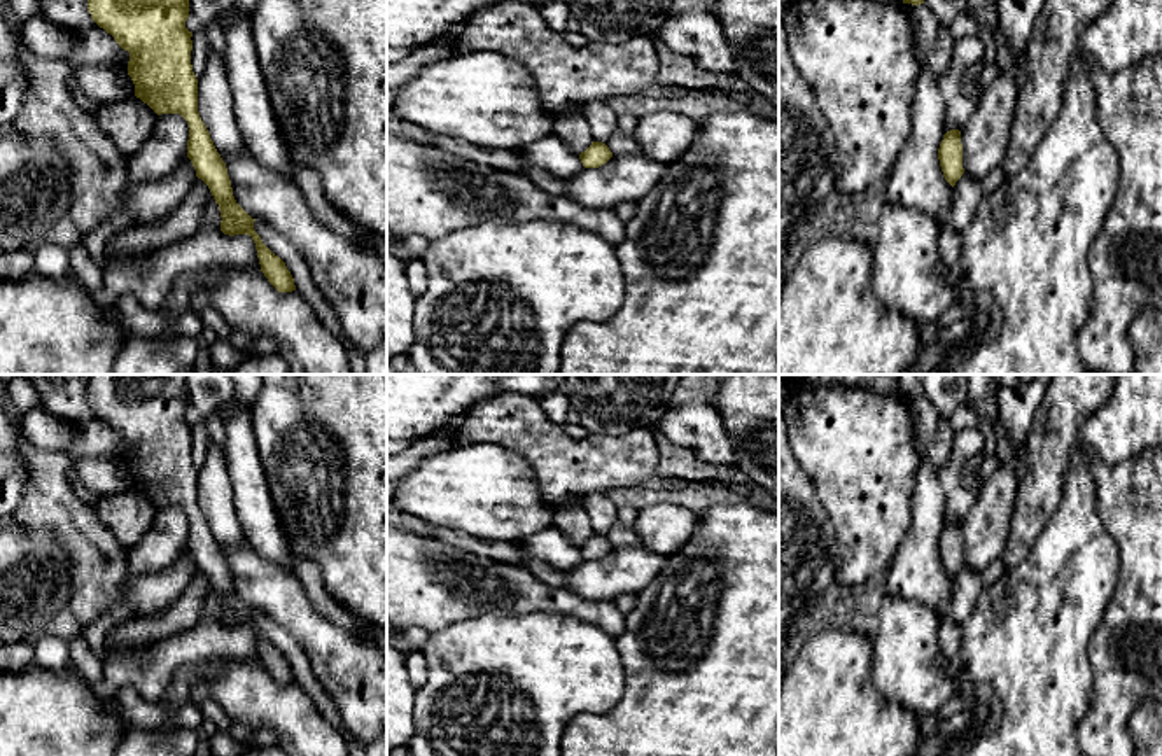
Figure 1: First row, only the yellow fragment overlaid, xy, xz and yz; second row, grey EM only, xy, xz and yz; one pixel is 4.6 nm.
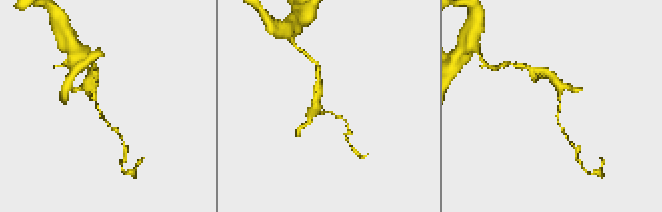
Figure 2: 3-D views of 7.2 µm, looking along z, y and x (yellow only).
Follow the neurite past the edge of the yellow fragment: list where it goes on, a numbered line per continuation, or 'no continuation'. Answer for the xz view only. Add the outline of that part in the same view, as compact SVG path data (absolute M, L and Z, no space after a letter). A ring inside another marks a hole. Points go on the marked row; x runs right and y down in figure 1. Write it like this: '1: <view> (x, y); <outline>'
no continuation

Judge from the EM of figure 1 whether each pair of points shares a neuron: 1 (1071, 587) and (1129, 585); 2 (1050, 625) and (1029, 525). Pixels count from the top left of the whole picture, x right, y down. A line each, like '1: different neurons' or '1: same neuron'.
1: different neurons
2: different neurons

